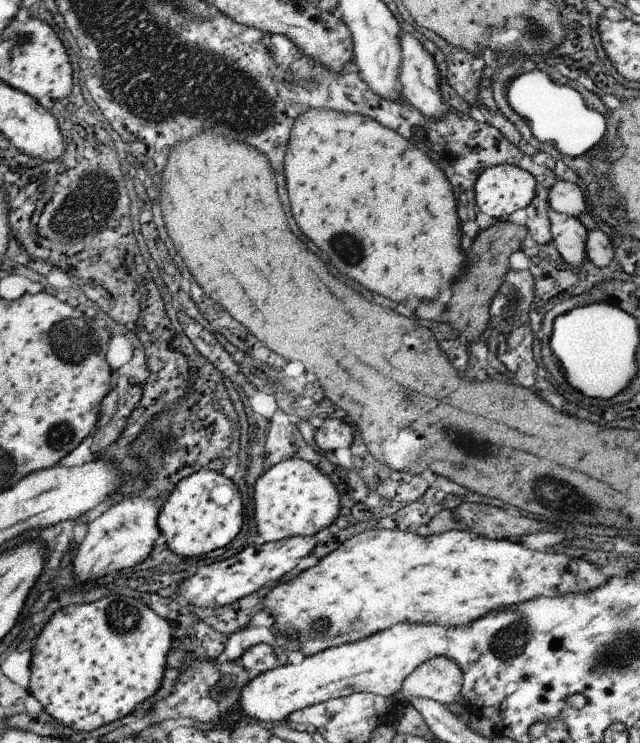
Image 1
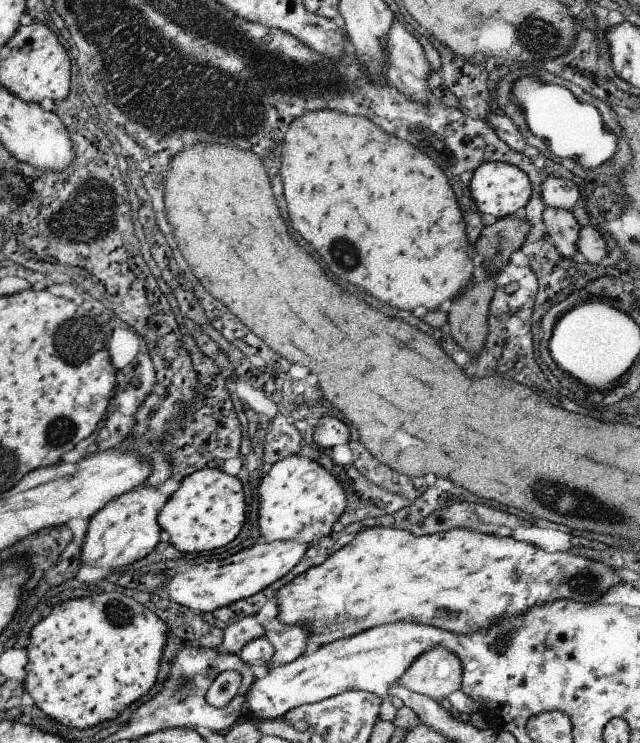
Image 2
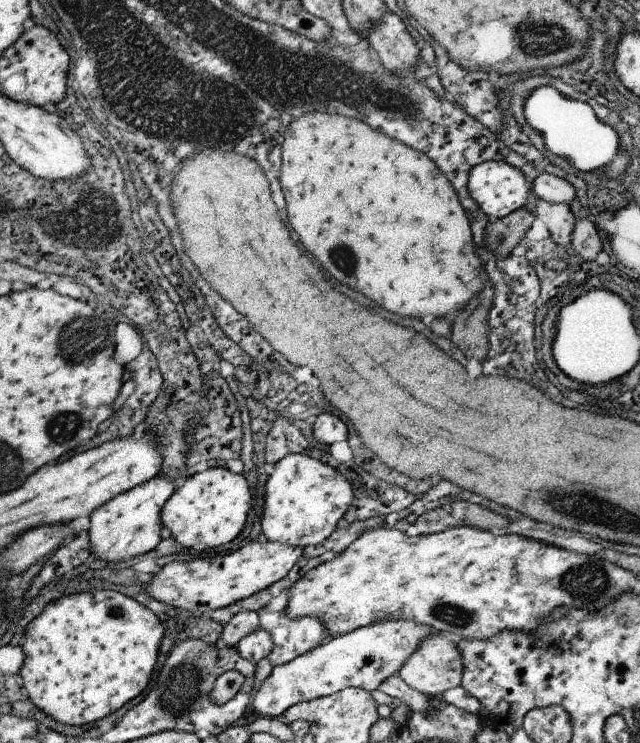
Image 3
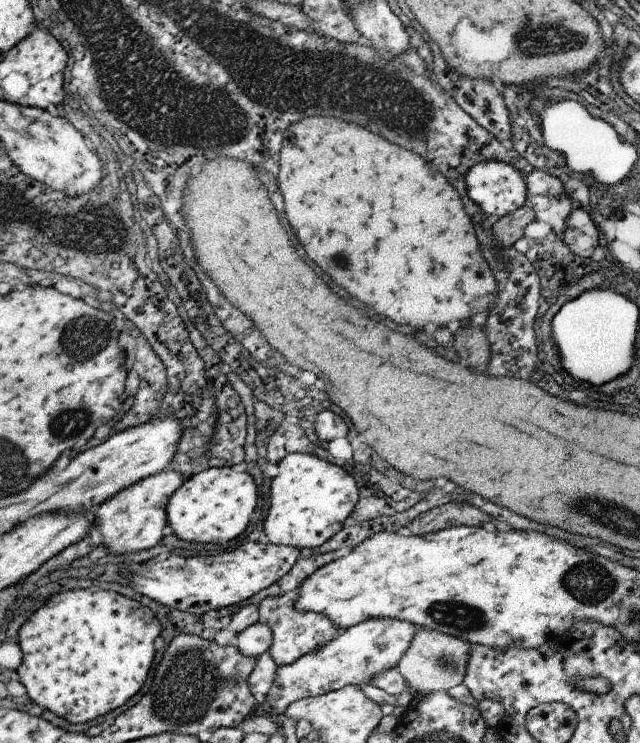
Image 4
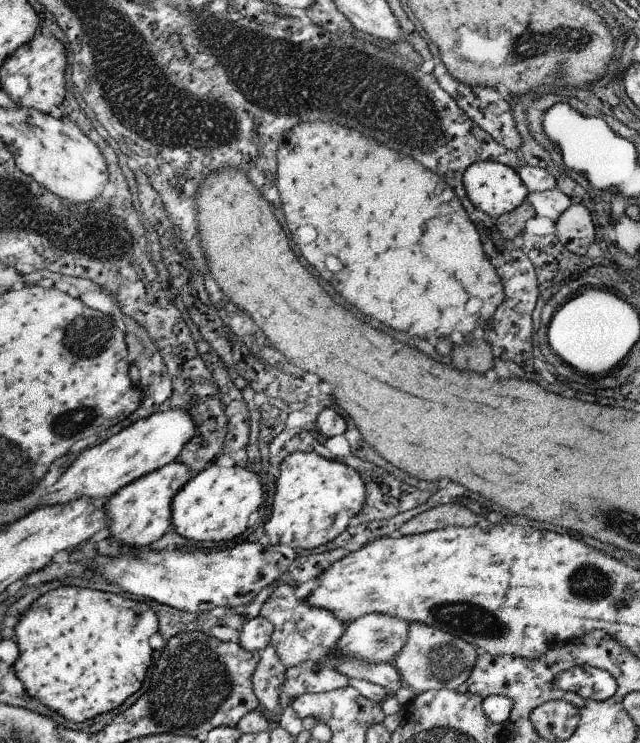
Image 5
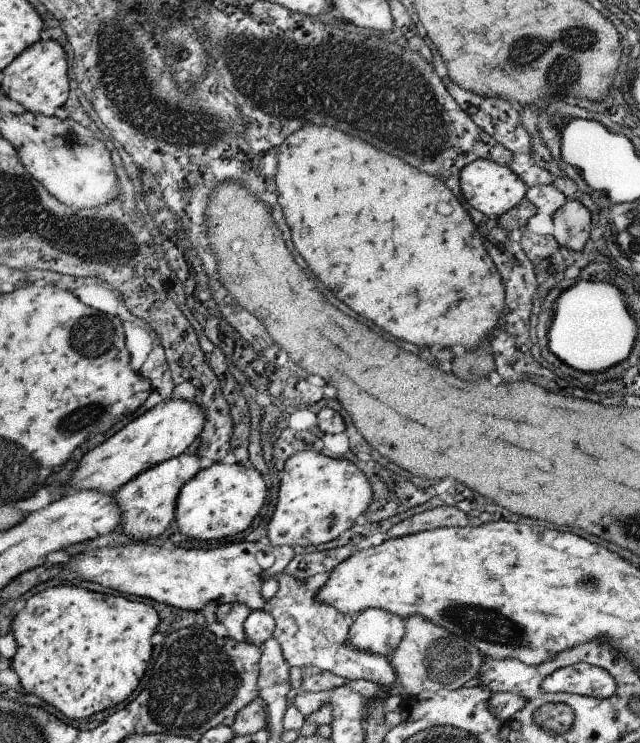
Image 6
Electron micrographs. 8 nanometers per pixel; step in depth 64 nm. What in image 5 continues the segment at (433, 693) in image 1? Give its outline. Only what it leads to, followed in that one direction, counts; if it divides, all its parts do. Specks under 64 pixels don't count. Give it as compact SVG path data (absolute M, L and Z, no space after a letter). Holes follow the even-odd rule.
M413 622L409 624L409 638L405 642L405 648L397 654L397 658L391 664L397 668L403 686L409 688L415 696L421 696L425 692L437 692L437 690L455 692L459 684L469 680L473 672L473 662L475 662L473 644L443 630Z

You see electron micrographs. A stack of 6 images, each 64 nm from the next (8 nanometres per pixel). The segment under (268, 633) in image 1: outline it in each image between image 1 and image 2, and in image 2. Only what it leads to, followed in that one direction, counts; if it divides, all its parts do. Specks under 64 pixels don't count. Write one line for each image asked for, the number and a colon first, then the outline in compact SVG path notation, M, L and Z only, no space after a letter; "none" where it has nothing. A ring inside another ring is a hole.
2: M249 614L249 618L239 620L237 624L229 626L223 632L223 642L221 642L221 648L219 648L221 656L223 654L239 656L239 652L243 650L245 644L249 644L253 640L259 640L259 638L265 638L265 628L255 622L253 614Z

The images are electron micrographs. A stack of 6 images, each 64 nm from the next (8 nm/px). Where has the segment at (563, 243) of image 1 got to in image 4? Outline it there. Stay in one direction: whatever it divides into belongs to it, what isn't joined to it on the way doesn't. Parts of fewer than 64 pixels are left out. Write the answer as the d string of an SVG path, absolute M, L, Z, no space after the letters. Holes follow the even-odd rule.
M535 196L531 198L535 220L541 220L551 226L553 234L563 240L563 234L567 230L567 218L573 212L569 196Z

